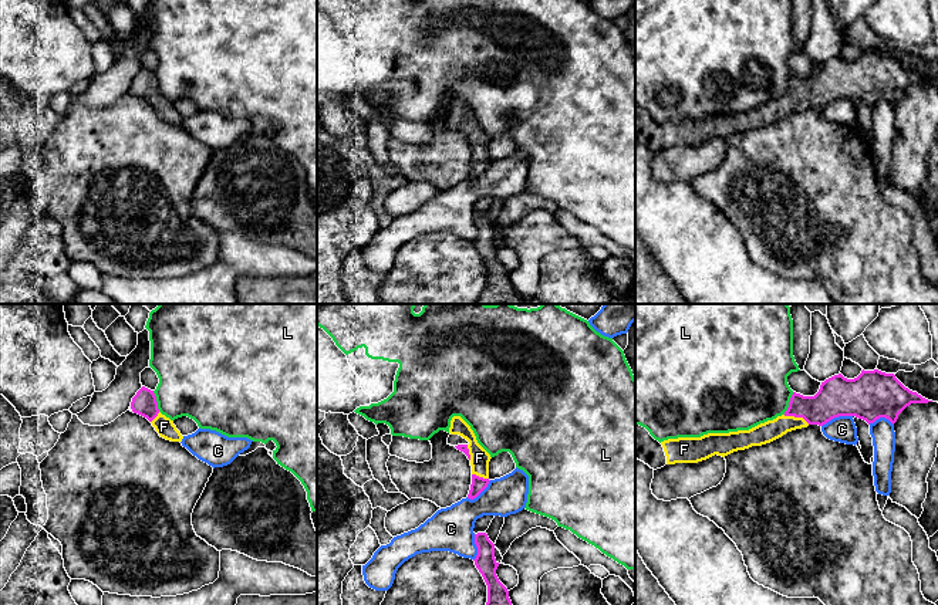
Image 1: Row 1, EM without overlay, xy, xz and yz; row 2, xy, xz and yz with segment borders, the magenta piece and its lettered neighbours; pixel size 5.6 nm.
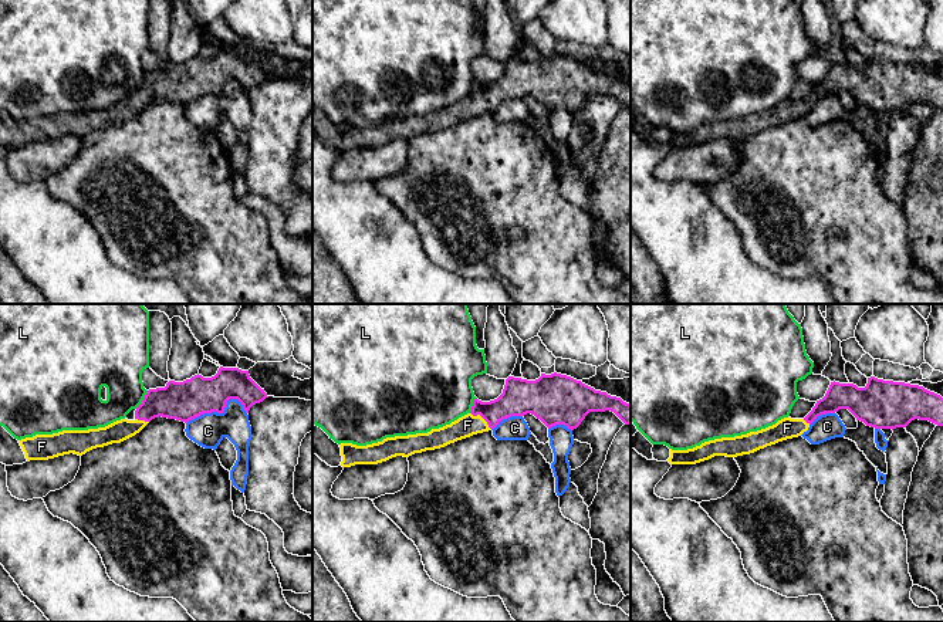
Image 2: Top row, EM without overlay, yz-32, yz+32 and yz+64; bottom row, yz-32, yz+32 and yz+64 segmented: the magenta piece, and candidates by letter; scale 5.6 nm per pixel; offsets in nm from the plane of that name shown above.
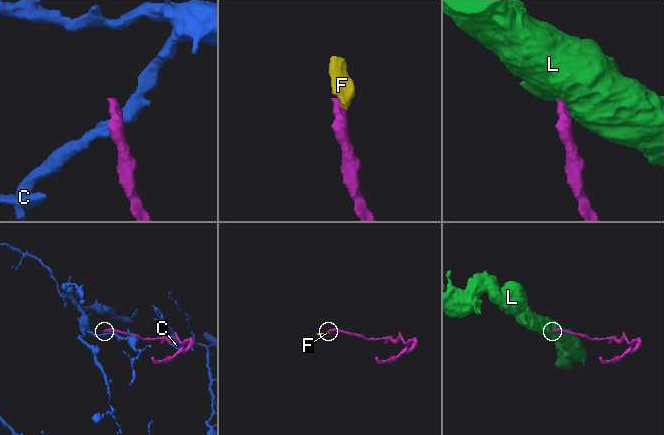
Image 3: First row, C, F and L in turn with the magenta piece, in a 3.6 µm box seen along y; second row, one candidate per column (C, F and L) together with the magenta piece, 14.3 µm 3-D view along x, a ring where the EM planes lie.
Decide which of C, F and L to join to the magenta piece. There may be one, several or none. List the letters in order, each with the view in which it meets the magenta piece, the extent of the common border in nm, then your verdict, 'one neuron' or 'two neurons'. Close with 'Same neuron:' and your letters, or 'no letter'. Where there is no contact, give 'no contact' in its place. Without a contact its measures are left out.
C: yz | 190 nm | two neurons
F: yz | 160 nm | one neuron
L: yz | 140 nm | two neurons
Same neuron: F

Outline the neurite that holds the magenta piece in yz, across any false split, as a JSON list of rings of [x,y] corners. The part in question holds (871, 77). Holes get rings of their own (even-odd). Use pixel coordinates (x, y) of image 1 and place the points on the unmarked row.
[[[863,51],[854,61],[839,55],[821,64],[814,78],[793,74],[782,98],[749,112],[678,119],[659,125],[645,109],[635,107],[635,141],[654,152],[665,146],[698,145],[715,136],[725,139],[738,132],[770,125],[809,107],[823,108],[839,98],[856,98],[868,107],[885,99],[894,107],[907,88],[928,84],[932,82],[905,70],[894,55]]]

